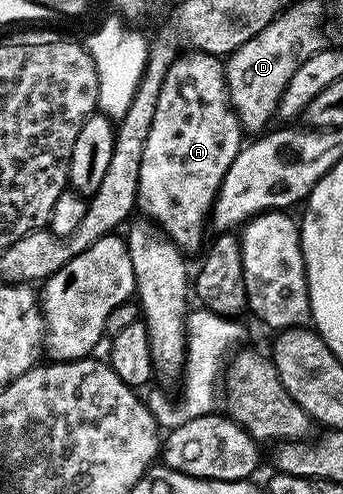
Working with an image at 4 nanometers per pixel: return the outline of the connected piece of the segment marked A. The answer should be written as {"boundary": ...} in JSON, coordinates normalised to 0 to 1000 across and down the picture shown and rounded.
{"boundary":[[[571,103],[531,107],[475,160],[469,211],[452,217],[440,273],[417,298],[426,330],[469,326],[469,409],[440,433],[443,445],[519,504],[589,502],[586,478],[633,383],[706,291],[703,245],[668,209],[647,117]]]}

